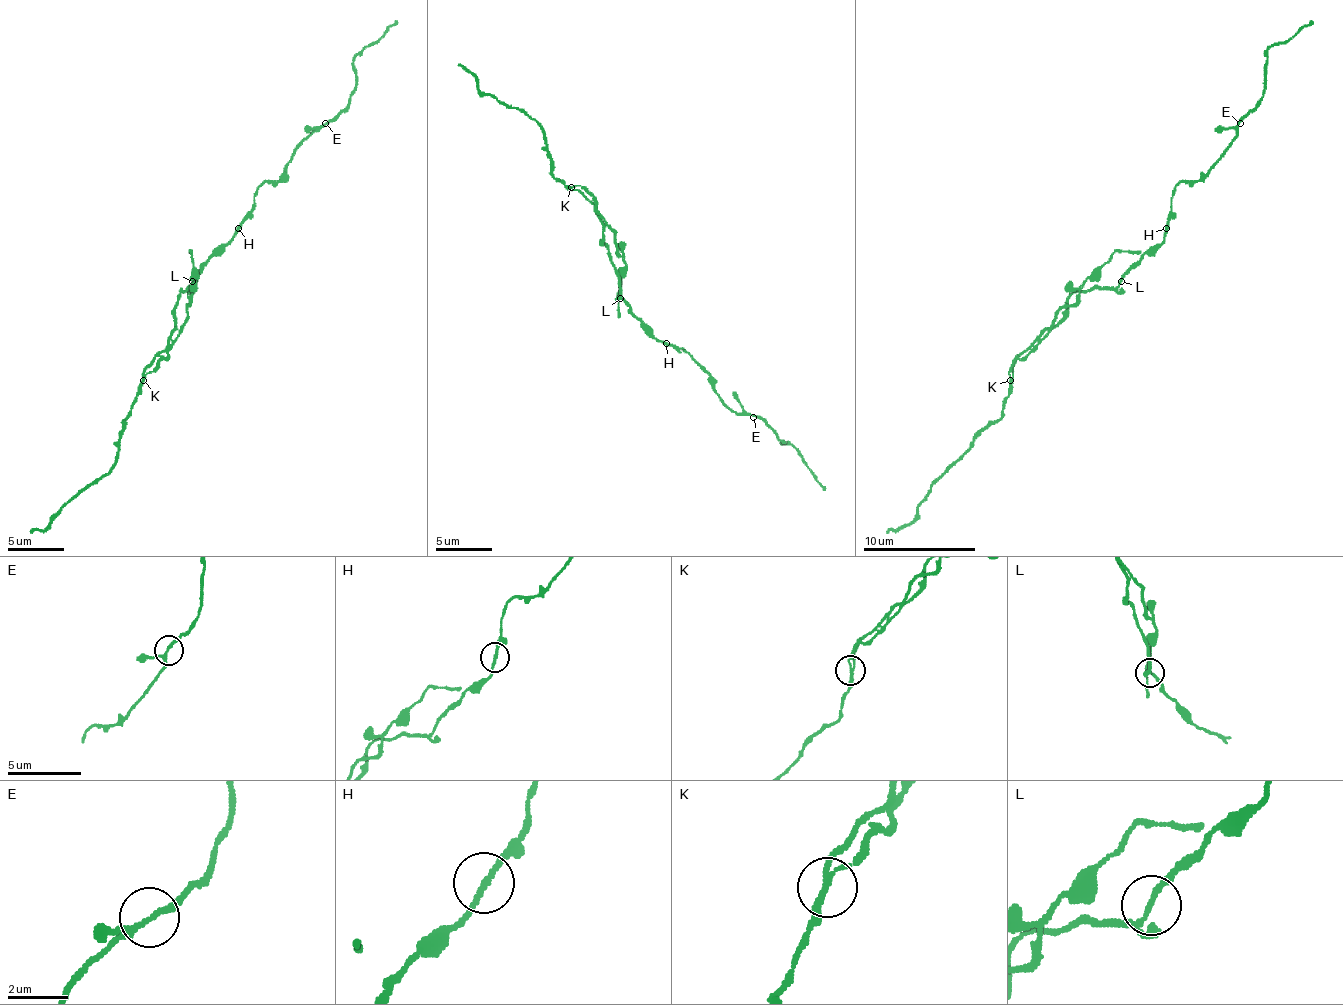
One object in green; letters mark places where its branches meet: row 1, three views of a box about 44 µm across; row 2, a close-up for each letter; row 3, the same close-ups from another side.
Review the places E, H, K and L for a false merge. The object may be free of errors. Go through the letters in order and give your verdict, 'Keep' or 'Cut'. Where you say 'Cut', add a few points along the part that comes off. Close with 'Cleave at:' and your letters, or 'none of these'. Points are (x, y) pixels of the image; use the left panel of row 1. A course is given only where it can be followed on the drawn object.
E: Keep
H: Keep
K: Cut. Course of the part to remove: (144, 380), (164, 358), (167, 347), (187, 315), (195, 287), (189, 250), (192, 253)
L: Keep
Cleave at: K

